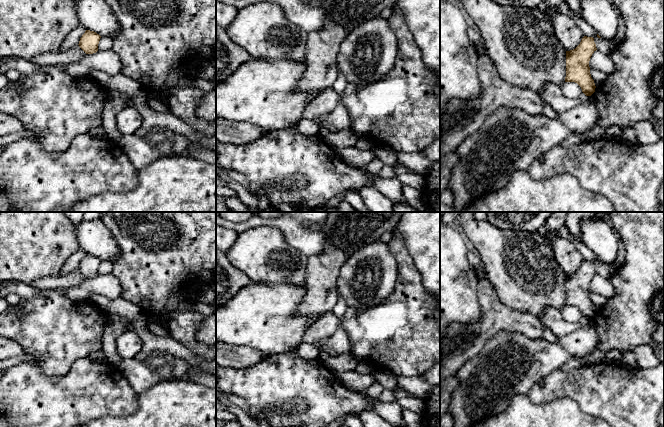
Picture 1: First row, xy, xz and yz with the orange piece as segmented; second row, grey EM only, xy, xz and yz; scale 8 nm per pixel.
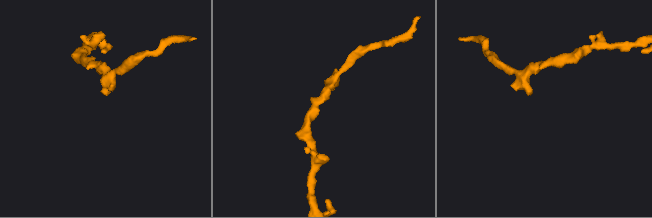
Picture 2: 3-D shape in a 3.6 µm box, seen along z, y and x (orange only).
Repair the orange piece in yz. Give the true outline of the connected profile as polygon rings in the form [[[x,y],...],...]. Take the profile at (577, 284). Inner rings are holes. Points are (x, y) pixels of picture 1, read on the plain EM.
[[[584,260],[575,273],[566,275],[565,306],[577,307],[586,320],[591,320],[596,312],[589,291],[590,282],[596,274],[594,262]]]

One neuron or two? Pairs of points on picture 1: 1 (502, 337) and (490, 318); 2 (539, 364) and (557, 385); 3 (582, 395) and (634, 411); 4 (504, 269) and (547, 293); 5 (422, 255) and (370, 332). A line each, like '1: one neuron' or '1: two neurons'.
1: two neurons
2: two neurons
3: one neuron
4: one neuron
5: two neurons

